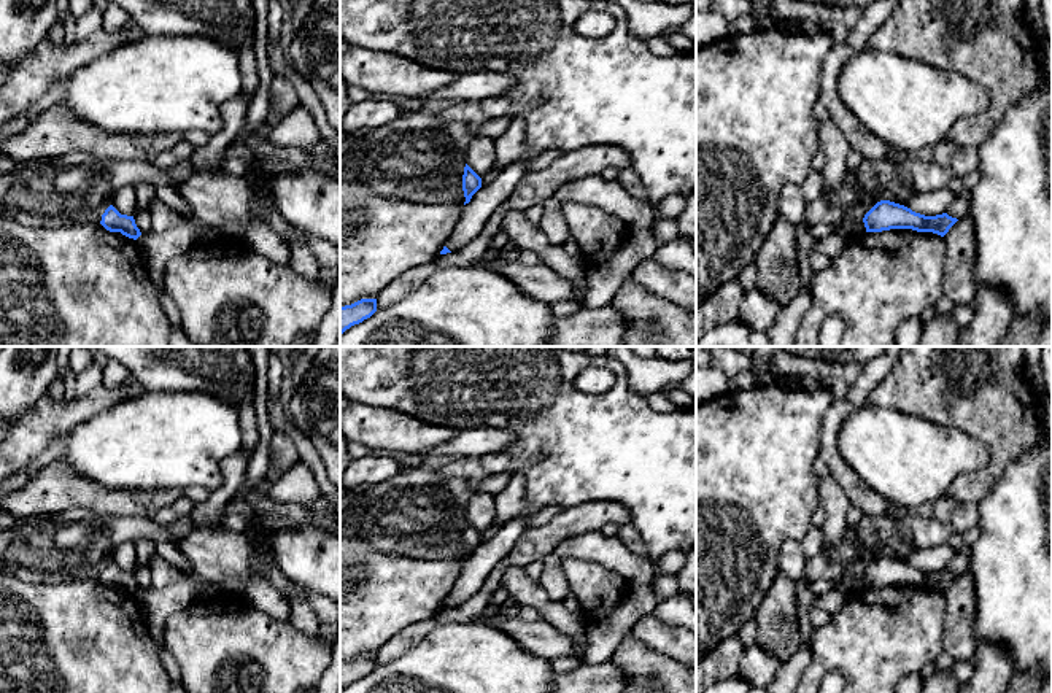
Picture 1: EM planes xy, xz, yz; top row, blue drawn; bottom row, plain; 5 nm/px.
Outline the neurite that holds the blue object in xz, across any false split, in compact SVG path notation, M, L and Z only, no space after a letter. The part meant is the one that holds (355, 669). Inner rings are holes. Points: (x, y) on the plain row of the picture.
M361 655L340 663L340 691L354 680L362 679L377 668L377 655Z

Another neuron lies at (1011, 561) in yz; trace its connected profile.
M1042 431L1035 445L1012 461L1003 477L977 504L979 537L971 545L974 582L974 637L1003 647L1015 672L1052 674L1052 437Z

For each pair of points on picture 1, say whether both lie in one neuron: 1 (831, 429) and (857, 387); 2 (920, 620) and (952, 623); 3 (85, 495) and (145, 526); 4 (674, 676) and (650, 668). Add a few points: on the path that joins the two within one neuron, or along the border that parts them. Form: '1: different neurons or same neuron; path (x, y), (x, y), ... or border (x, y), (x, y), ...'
1: same neuron; path (835, 418), (854, 398)
2: different neurons; border (941, 593), (944, 600), (944, 650)
3: different neurons; border (89, 507), (105, 514), (145, 515), (150, 518)
4: same neuron; path (668, 676), (657, 674)

